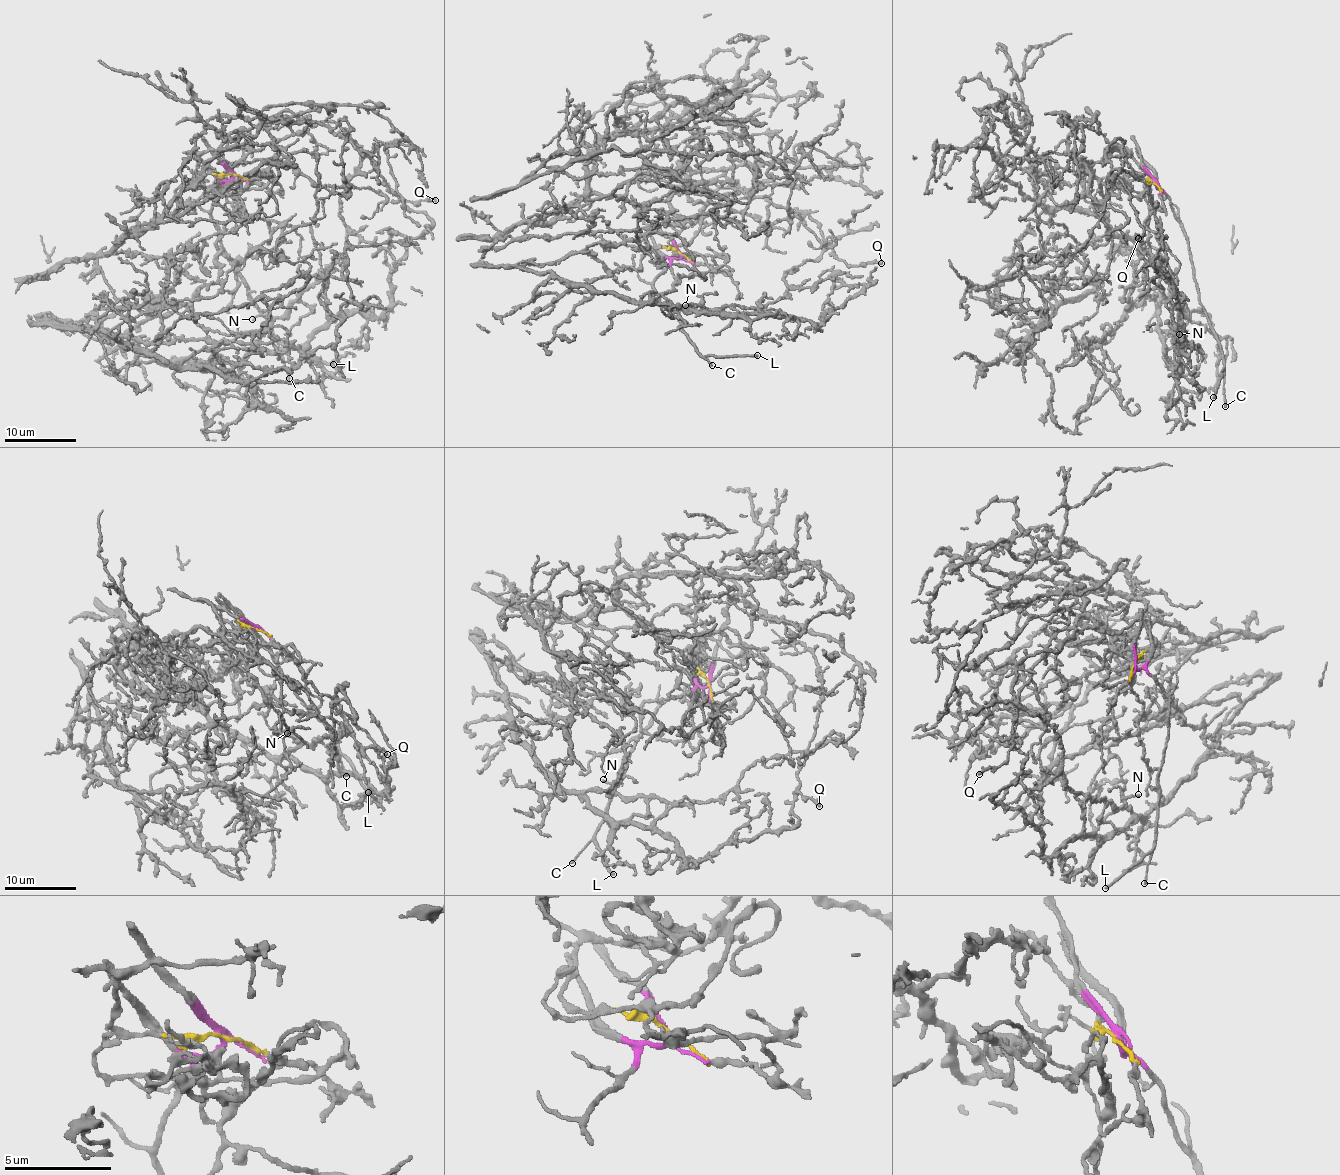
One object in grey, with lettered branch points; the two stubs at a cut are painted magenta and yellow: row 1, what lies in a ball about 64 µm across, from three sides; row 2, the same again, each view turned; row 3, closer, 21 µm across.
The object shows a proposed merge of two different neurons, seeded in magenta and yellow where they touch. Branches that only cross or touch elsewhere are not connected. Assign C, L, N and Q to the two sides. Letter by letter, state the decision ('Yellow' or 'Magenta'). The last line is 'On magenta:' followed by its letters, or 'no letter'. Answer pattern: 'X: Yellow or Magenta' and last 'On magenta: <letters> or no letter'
C: Magenta
L: Magenta
N: Yellow
Q: Yellow
On magenta: C, L

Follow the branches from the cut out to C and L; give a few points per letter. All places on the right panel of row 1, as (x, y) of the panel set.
C: (1155, 181), (1169, 198), (1188, 244), (1196, 289), (1221, 351), (1225, 407)
L: (1155, 181), (1169, 198), (1188, 244), (1199, 301), (1221, 351), (1224, 364), (1214, 398)

